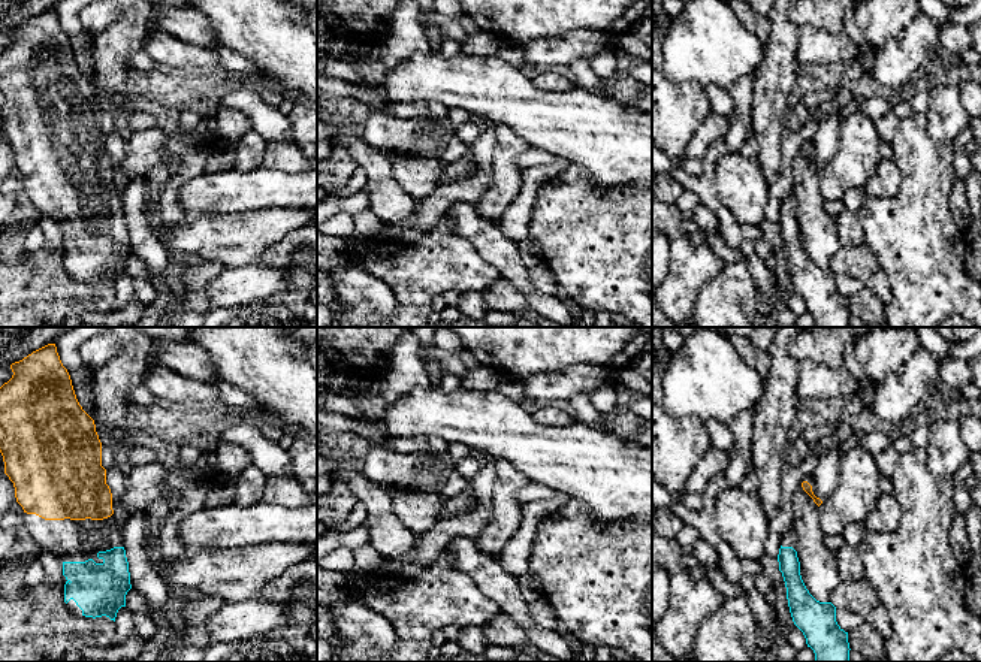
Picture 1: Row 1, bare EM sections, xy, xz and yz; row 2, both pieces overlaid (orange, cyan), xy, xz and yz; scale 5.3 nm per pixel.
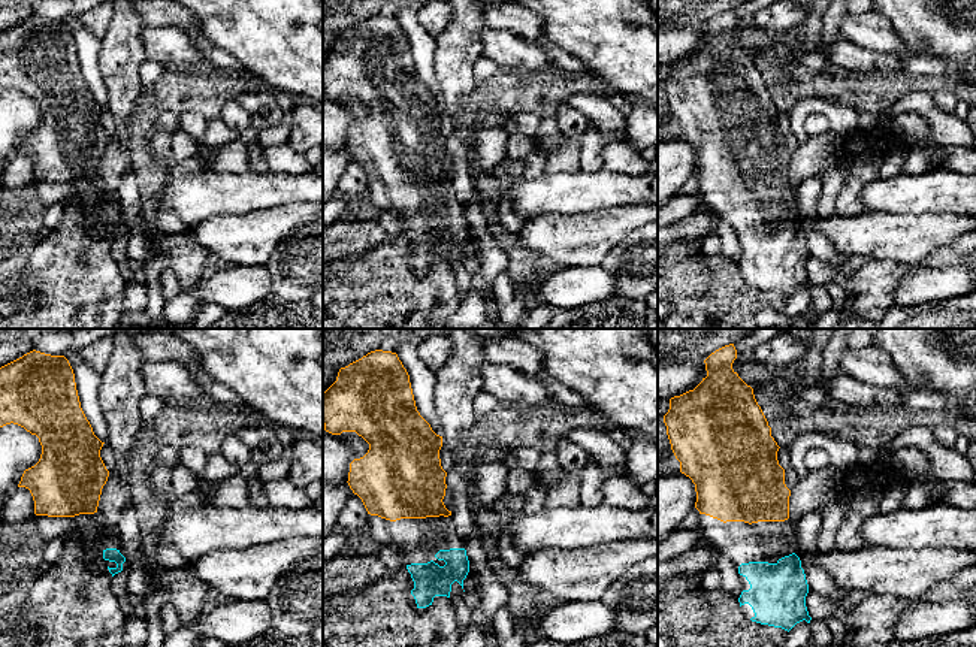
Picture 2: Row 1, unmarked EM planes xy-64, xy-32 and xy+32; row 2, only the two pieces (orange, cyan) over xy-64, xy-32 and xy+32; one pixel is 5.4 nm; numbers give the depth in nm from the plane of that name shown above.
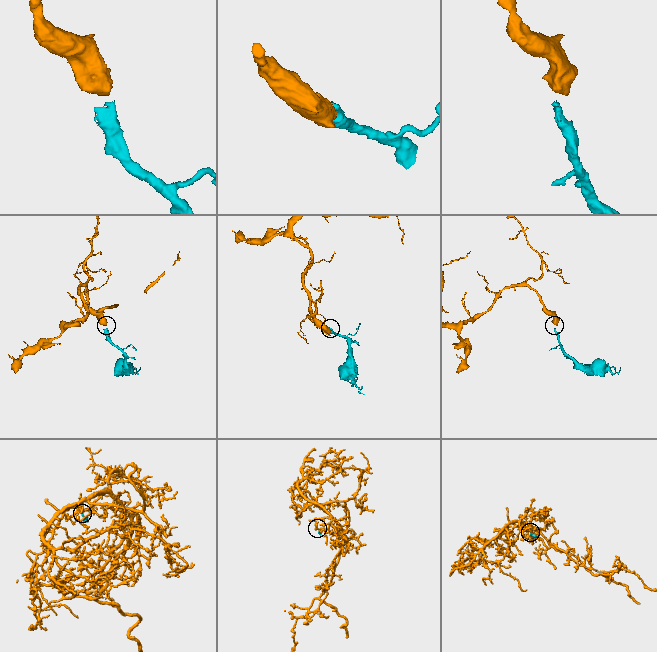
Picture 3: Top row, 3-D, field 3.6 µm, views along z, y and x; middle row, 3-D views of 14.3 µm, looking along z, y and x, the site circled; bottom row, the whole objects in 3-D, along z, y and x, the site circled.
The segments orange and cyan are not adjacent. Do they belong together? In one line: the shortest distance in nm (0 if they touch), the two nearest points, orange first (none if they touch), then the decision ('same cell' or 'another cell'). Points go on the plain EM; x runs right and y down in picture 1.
gap 160 nm; span xy (102, 184), (114, 212); same cell

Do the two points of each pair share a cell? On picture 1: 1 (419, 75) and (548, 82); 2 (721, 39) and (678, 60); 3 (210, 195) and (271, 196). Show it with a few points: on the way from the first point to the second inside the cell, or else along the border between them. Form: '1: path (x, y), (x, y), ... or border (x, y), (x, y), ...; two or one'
1: border (528, 73), (537, 87), (567, 90); two
2: path (711, 44), (703, 44), (688, 54); one
3: path (225, 195), (256, 195); one

